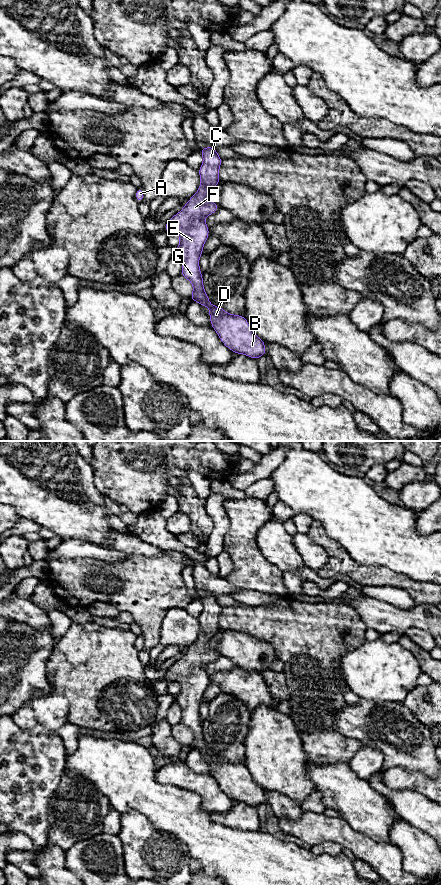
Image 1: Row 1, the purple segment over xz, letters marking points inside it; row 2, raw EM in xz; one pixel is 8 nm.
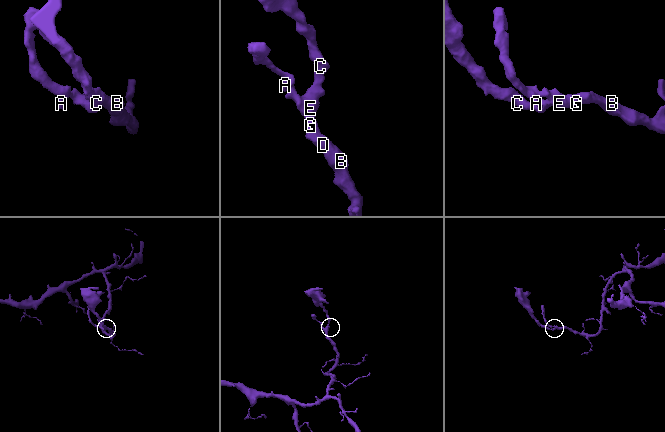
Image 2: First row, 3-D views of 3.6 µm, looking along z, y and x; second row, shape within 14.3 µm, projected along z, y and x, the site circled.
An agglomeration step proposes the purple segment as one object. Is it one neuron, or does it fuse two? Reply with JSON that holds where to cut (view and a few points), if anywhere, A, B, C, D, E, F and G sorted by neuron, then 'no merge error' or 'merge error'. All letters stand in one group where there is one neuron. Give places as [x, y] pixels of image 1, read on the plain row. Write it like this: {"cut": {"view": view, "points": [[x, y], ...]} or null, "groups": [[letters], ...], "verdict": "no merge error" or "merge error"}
{"cut": null, "groups": [["A", "B", "C", "D", "E", "F", "G"]], "verdict": "no merge error"}

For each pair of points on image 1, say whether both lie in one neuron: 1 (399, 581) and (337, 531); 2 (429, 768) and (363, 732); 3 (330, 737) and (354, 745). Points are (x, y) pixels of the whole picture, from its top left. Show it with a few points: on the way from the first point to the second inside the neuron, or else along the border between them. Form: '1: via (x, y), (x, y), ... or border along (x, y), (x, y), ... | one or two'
1: border along (356, 561), (362, 564), (381, 565), (401, 574) | two
2: via (413, 752), (393, 732), (379, 732) | one
3: via (336, 743), (348, 745) | one

